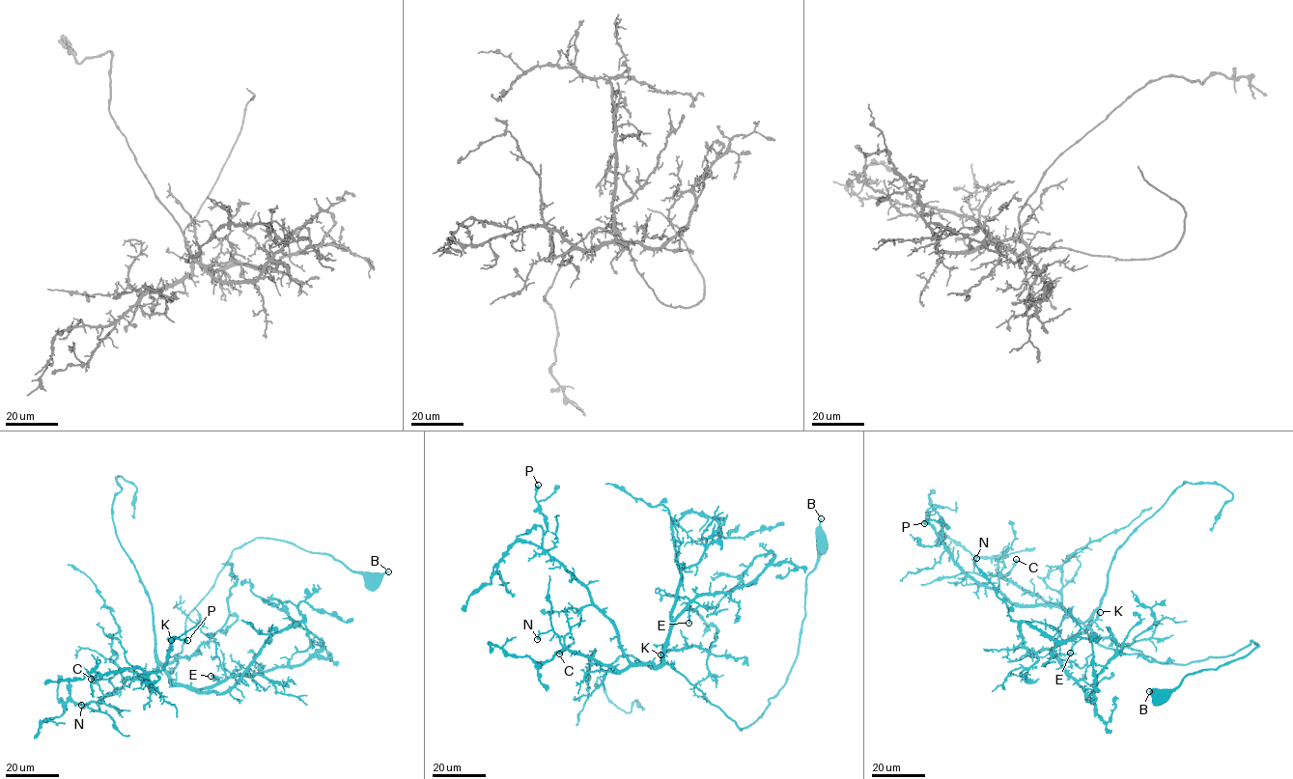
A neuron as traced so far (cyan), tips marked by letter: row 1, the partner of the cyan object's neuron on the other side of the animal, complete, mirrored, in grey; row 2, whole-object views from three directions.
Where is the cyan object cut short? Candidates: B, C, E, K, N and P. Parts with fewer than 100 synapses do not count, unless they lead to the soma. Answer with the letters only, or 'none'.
K

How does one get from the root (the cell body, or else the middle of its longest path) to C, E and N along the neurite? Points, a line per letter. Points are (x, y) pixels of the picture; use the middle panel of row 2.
C: (822, 546), (806, 578), (795, 662), (763, 713), (742, 730), (667, 664), (618, 671), (569, 645), (559, 653)
E: (822, 546), (806, 578), (795, 662), (747, 727), (740, 730), (664, 662), (665, 641), (687, 608), (688, 623)
N: (822, 546), (795, 662), (742, 730), (667, 664), (618, 671), (551, 629), (537, 639)

